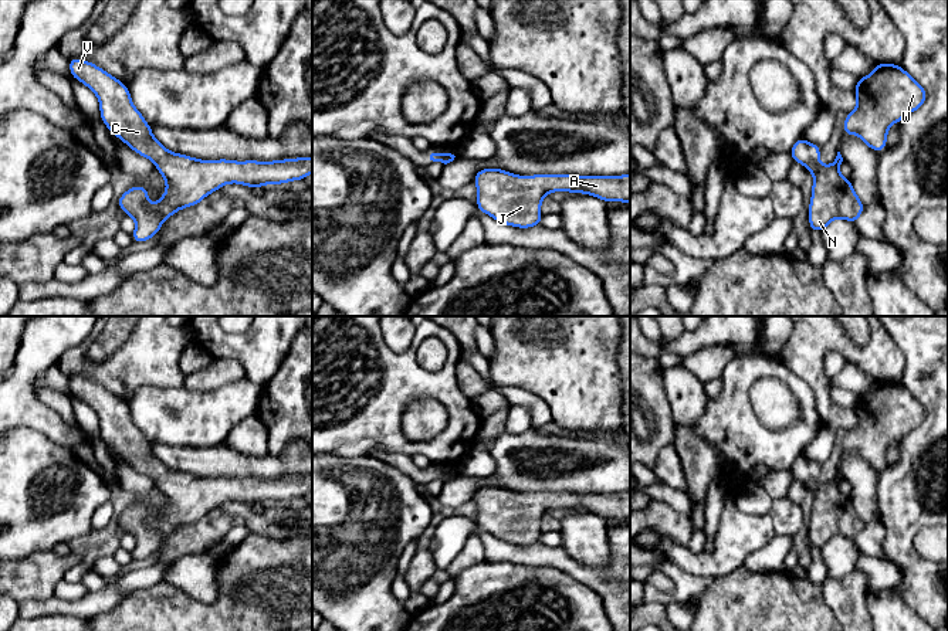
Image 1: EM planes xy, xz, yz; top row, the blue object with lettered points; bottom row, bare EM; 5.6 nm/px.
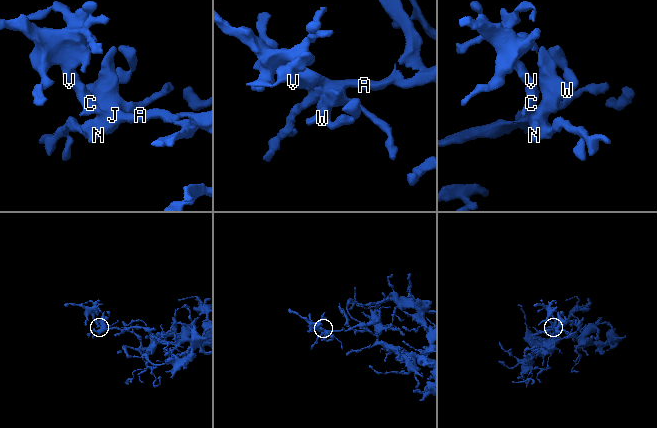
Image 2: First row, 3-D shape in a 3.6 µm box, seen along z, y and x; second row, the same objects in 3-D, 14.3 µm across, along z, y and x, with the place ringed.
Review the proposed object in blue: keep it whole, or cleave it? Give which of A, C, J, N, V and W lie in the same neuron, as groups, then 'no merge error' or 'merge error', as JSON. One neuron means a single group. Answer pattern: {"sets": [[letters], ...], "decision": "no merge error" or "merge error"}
{"sets": [["A", "C", "J", "N", "V", "W"]], "decision": "no merge error"}

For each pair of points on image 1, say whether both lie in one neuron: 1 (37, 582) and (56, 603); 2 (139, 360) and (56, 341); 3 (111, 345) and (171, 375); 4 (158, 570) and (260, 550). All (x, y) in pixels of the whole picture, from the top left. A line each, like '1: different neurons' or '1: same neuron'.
1: different neurons
2: different neurons
3: different neurons
4: different neurons

